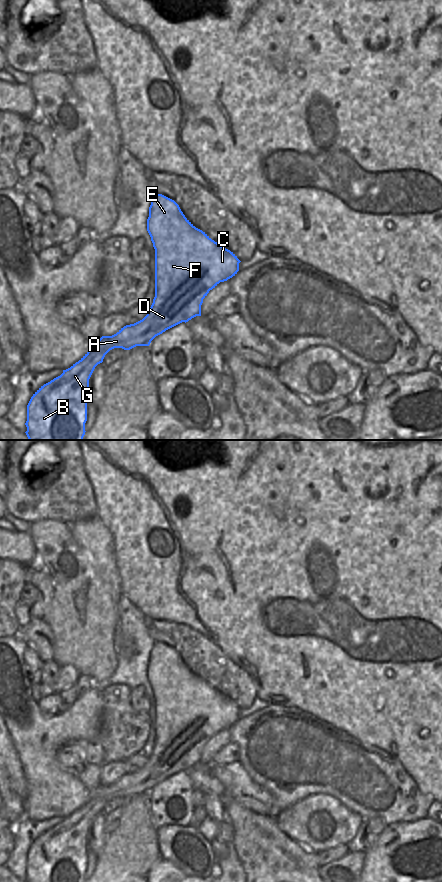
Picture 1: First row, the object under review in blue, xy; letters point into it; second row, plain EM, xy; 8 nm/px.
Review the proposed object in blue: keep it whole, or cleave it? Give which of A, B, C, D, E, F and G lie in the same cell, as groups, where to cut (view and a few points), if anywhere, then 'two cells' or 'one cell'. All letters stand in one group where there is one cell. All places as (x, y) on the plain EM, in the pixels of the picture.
A B C D E F G; no cut; one cell

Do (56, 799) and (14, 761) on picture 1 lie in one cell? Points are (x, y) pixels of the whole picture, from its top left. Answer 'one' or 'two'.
two

